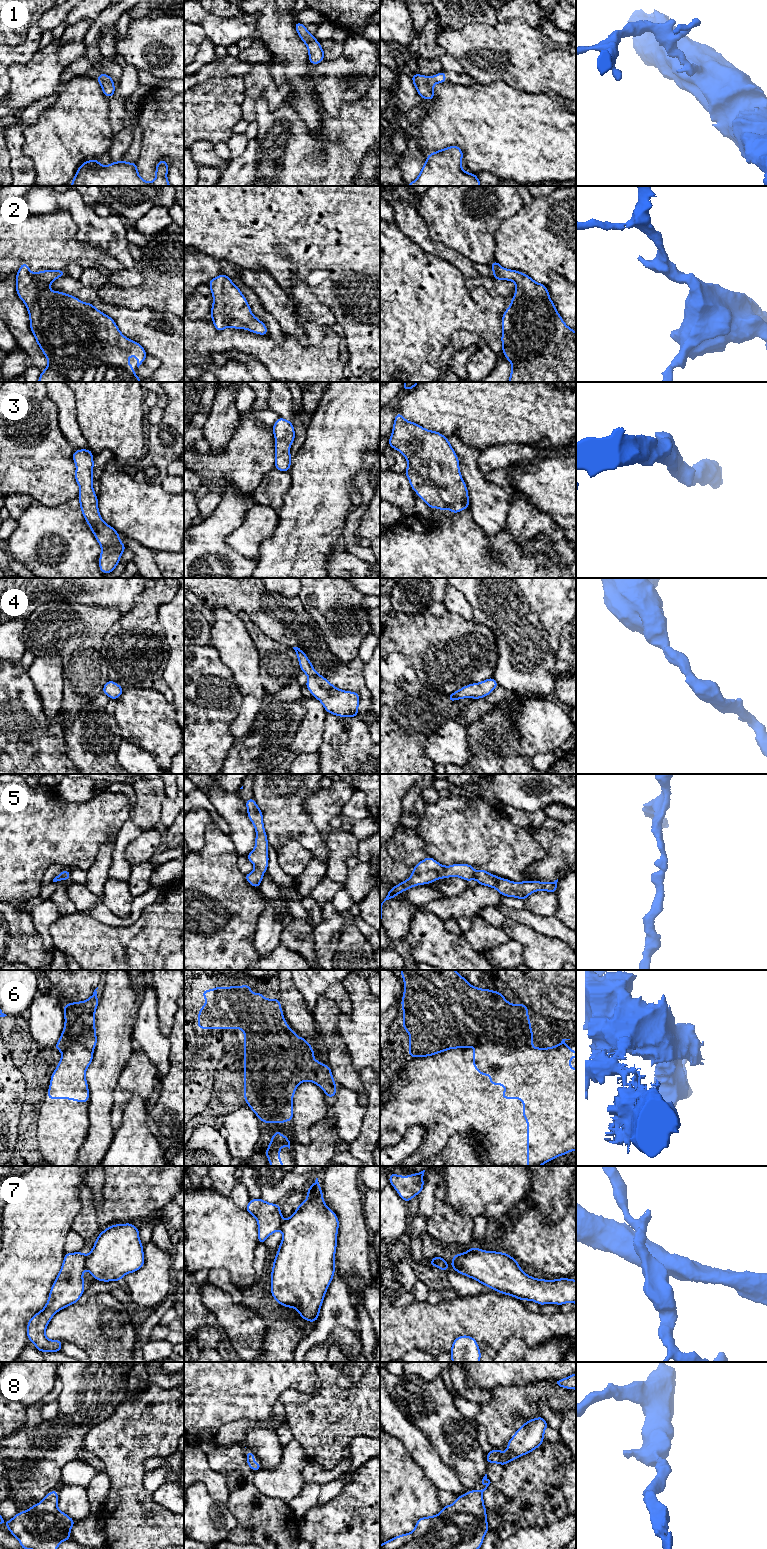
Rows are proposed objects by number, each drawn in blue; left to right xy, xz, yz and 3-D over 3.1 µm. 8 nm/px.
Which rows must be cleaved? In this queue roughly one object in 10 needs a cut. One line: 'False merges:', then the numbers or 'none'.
False merges: 7

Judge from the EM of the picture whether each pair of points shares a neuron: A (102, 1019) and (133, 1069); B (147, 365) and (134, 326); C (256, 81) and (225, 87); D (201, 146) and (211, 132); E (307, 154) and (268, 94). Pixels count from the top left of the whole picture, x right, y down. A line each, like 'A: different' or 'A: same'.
A: different
B: different
C: different
D: different
E: different

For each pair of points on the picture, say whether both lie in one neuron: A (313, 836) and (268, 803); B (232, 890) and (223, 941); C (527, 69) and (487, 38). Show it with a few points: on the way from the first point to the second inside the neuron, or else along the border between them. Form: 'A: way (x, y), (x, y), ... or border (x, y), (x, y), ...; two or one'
A: way (302, 830), (279, 809); one
B: way (227, 903), (227, 908), (224, 912), (224, 928); one
C: way (518, 59), (507, 48), (497, 48); one

